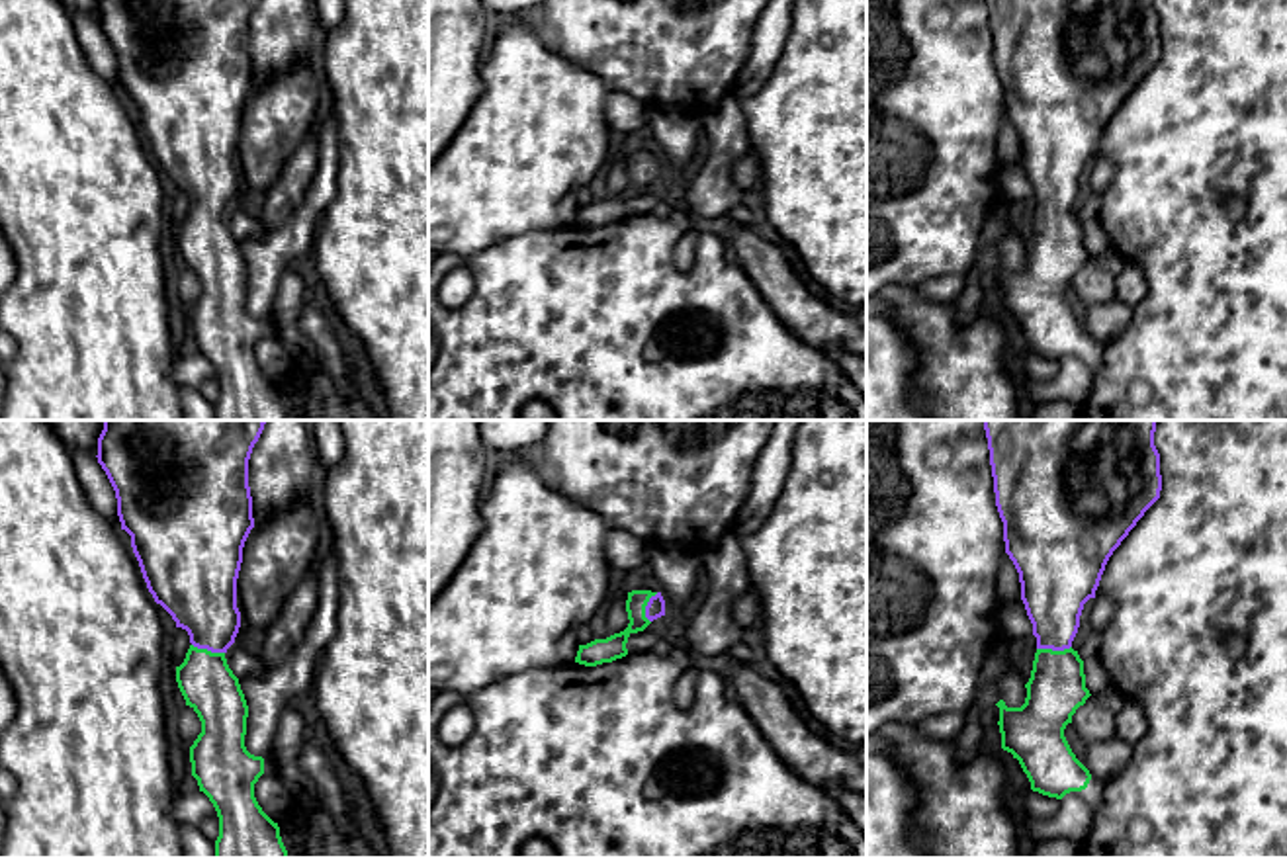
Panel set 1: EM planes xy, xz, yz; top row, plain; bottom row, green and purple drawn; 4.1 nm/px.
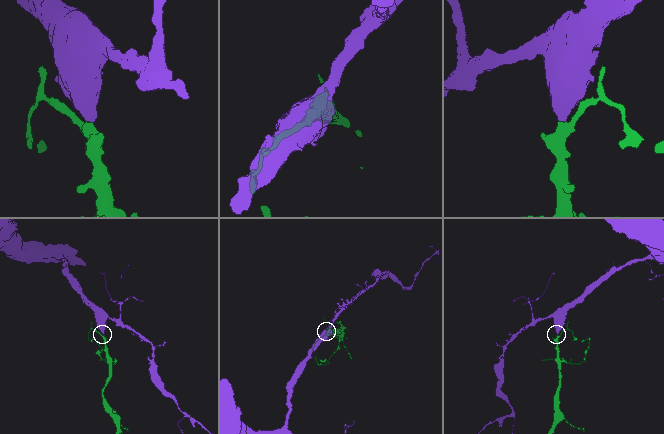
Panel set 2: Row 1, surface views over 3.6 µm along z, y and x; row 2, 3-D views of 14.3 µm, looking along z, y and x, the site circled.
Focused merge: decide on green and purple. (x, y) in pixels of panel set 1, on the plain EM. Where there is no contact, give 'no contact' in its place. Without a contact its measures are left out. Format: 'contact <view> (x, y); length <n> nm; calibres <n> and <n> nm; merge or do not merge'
contact yz (1051, 212); length 140 nm; calibres 240 and 280 nm; merge

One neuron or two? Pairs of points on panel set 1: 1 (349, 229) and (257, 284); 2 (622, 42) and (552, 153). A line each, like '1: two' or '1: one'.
1: two
2: two

